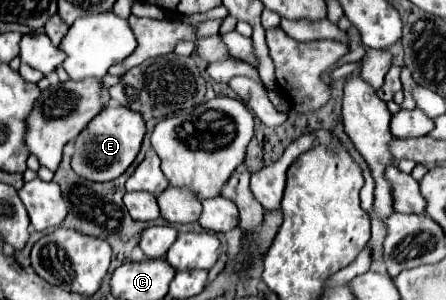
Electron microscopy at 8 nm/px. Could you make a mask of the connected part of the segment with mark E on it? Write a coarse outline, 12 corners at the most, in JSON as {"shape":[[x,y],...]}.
{"shape":[[106,106],[76,138],[72,170],[92,182],[126,172],[144,120]]}

